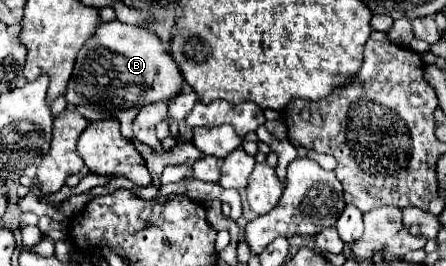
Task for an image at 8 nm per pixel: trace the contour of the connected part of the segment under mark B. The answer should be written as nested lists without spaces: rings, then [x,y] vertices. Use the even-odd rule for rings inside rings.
[[[108,21],[108,23],[98,23],[94,35],[84,43],[84,47],[80,49],[78,57],[76,57],[76,67],[74,73],[70,77],[68,89],[66,89],[66,101],[76,105],[76,107],[88,107],[96,113],[100,113],[104,119],[116,119],[122,125],[122,135],[126,139],[132,139],[132,121],[134,115],[138,113],[138,109],[146,103],[154,103],[154,101],[170,101],[176,93],[180,93],[180,85],[182,85],[182,73],[178,71],[178,65],[174,63],[174,59],[164,51],[162,41],[150,33],[148,29],[136,27],[136,25],[126,25],[122,21]]]

